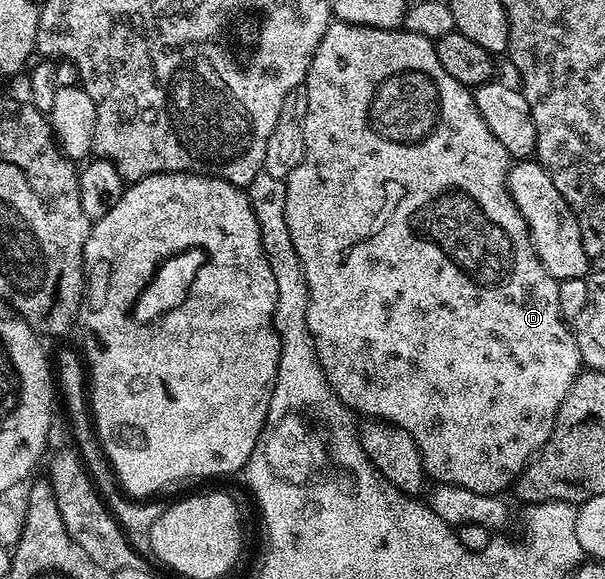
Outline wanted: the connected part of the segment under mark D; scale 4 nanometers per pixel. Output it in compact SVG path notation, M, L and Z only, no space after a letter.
M335 19L328 26L328 30L324 30L324 38L320 38L320 46L316 46L306 75L304 87L308 94L308 106L304 114L304 158L300 162L300 166L296 166L296 170L292 170L292 174L288 174L285 178L284 218L288 218L288 234L292 234L292 246L296 246L296 254L300 254L300 262L308 282L308 310L306 311L308 330L312 334L318 361L332 390L341 398L343 404L355 413L363 412L363 417L377 418L379 421L386 421L407 431L415 440L419 454L422 456L425 475L431 481L464 486L464 490L472 490L476 494L498 496L506 487L507 491L517 481L518 477L525 472L527 464L533 460L534 455L548 442L548 438L552 434L552 426L556 422L556 414L560 410L560 402L564 402L564 398L573 388L574 380L578 377L583 362L580 358L580 350L574 341L573 331L558 310L560 306L558 281L552 278L552 274L548 274L546 265L540 262L534 249L534 243L530 240L530 232L526 228L524 218L512 198L510 187L506 184L506 179L510 177L512 157L506 153L504 146L500 146L496 134L492 134L492 130L488 130L488 122L484 122L484 118L480 118L473 91L465 88L460 82L456 82L456 78L452 78L452 74L448 74L448 70L444 70L444 66L440 66L434 46L435 41L424 38L420 34L412 34L401 27L373 28Z

